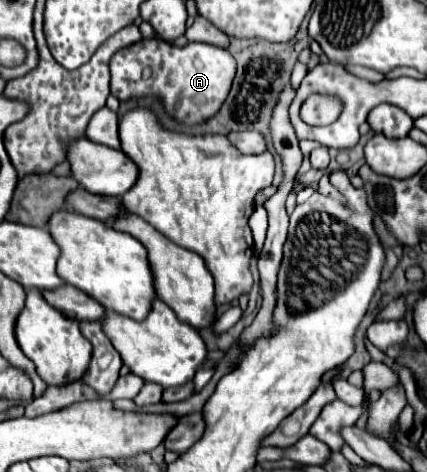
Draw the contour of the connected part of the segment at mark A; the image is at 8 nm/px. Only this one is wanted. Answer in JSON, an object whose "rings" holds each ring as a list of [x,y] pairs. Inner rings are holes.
{"rings":[[[141,39],[135,45],[117,51],[111,59],[111,95],[119,101],[149,93],[157,95],[163,99],[165,109],[187,125],[203,123],[219,111],[231,89],[233,77],[233,55],[227,49],[199,41],[191,41],[185,47],[171,47],[163,39]],[[147,65],[153,67],[153,75],[149,79],[143,77],[143,69]]]}

